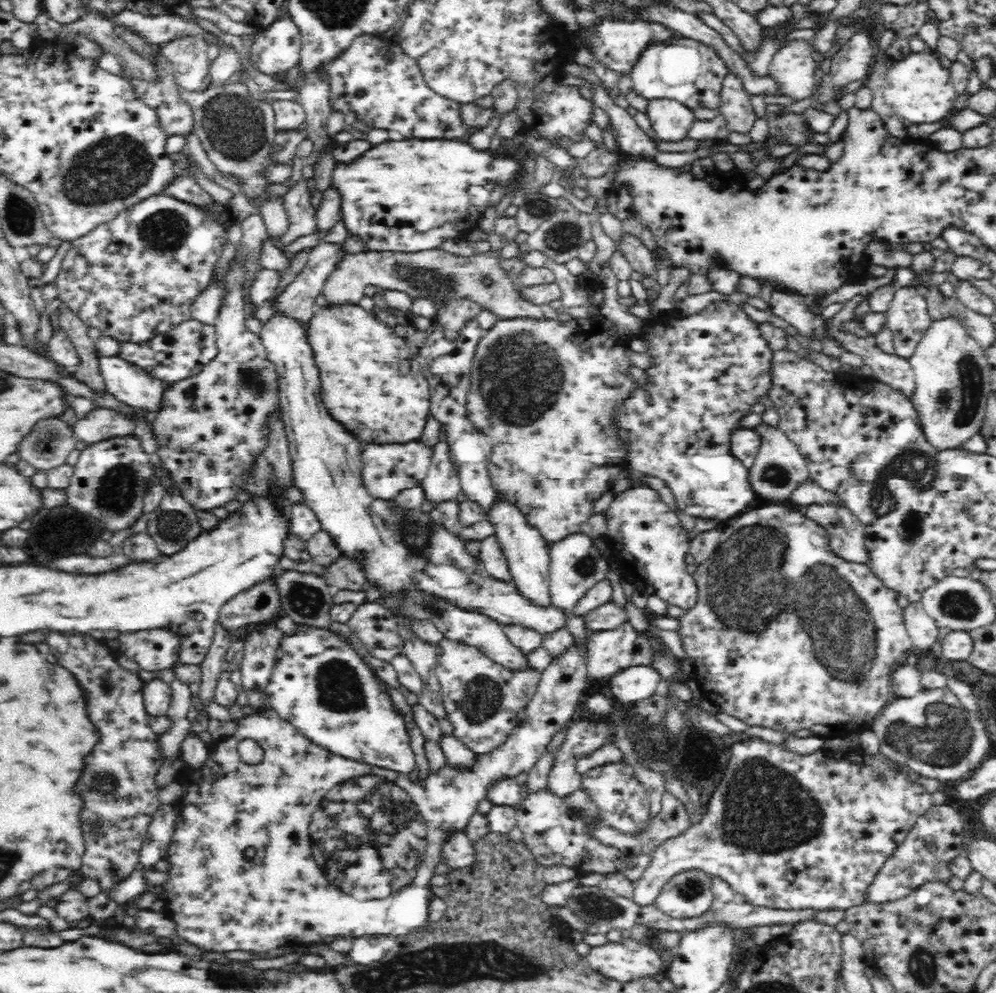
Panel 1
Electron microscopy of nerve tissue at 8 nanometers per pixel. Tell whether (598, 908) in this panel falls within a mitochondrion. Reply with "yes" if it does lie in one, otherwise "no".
yes

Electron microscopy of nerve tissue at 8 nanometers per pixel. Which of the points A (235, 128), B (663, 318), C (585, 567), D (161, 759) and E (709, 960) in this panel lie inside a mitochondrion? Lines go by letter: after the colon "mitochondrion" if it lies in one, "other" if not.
A: mitochondrion
B: other
C: mitochondrion
D: other
E: other

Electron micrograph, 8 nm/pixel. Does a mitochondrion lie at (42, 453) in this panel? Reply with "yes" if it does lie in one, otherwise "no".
no

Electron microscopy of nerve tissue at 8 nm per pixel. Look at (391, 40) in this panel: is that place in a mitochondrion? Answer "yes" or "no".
no

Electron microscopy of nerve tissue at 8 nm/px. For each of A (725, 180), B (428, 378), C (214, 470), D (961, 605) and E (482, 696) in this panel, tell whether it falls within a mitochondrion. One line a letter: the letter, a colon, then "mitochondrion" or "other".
A: other
B: other
C: other
D: mitochondrion
E: mitochondrion

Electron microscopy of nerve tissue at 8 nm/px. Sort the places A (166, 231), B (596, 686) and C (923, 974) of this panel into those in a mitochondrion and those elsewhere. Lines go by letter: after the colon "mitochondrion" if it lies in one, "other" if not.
A: mitochondrion
B: other
C: mitochondrion

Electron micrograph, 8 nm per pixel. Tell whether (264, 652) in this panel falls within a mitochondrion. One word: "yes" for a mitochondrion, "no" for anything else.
no

